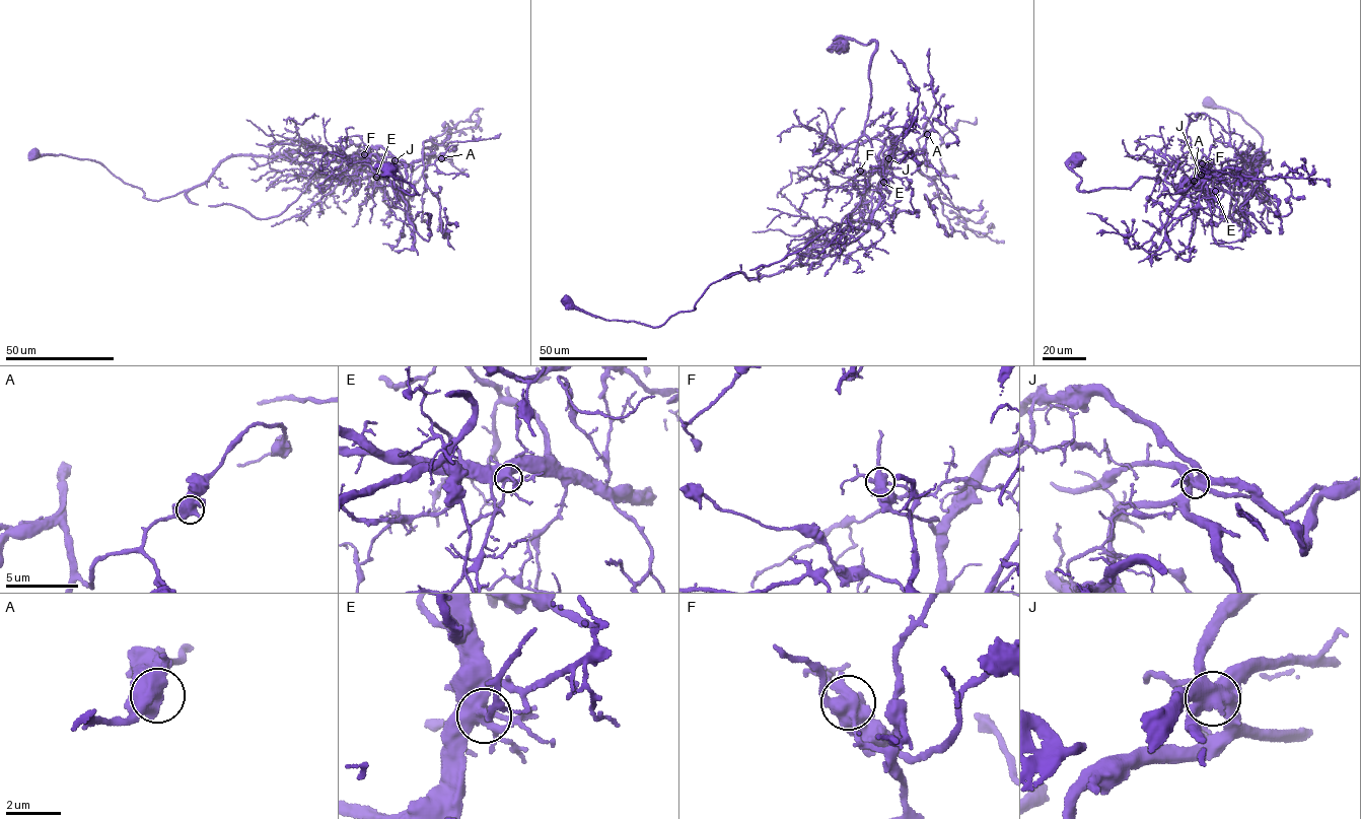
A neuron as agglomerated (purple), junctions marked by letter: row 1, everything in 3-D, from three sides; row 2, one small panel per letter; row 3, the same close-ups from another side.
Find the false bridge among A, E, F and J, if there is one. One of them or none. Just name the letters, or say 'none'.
J

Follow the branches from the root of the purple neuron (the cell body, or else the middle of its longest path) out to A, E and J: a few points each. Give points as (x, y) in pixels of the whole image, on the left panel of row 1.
A: (37, 154), (98, 161), (158, 200), (236, 155), (281, 155), (319, 174), (387, 156), (427, 169), (441, 158)
E: (37, 154), (98, 161), (158, 200), (207, 182), (236, 155), (280, 155), (330, 177), (376, 177)
J: (37, 154), (98, 161), (158, 200), (207, 182), (231, 156), (281, 155), (319, 174), (366, 158), (396, 159)

